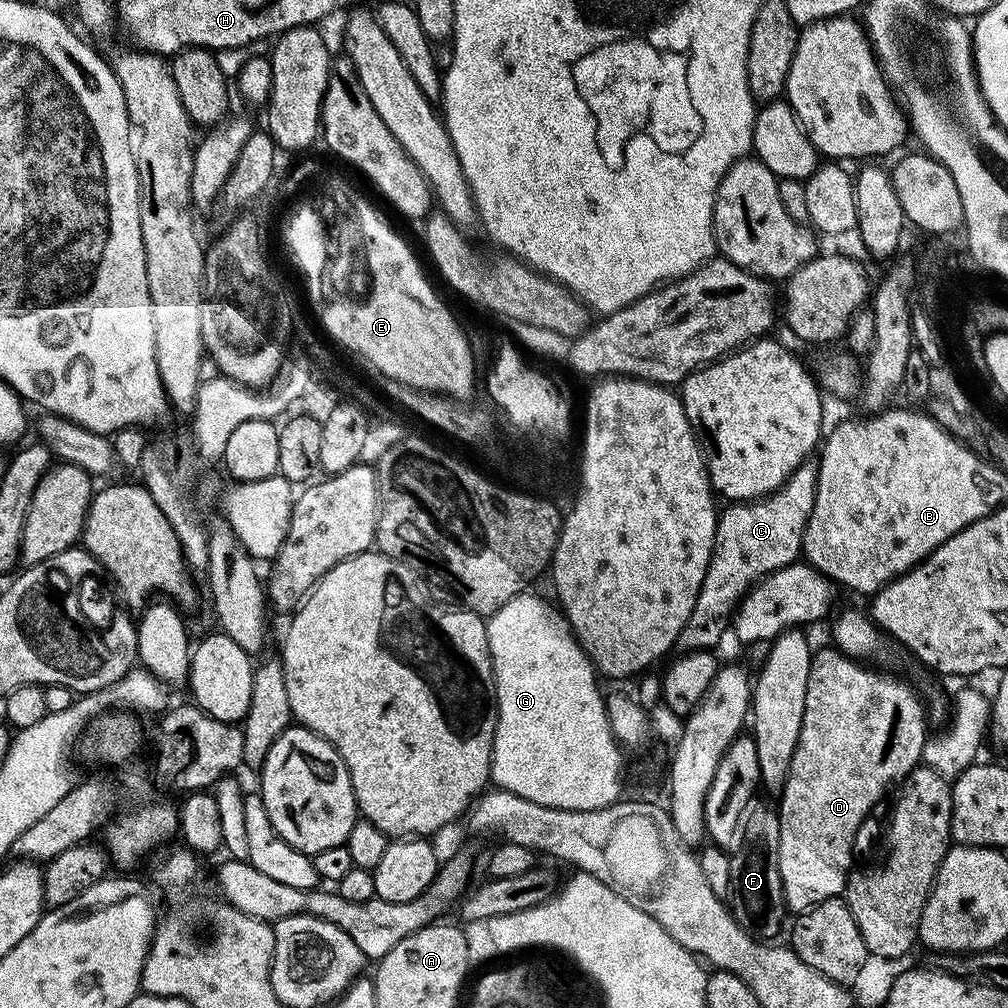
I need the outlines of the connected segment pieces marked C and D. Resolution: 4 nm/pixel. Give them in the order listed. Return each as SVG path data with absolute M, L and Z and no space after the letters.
M805 462L792 471L792 476L781 488L771 492L769 496L751 502L732 502L728 509L721 511L716 517L716 545L712 548L712 557L706 570L706 578L702 578L702 586L698 598L694 602L694 610L680 631L676 640L676 648L681 653L698 652L715 649L715 644L726 636L726 621L735 613L736 605L743 600L748 589L759 584L765 576L785 568L787 564L797 563L804 543L804 527L810 518L810 510L814 510L814 494L816 493L816 464Z
M827 646L815 653L812 657L810 678L806 682L806 710L802 714L802 734L798 734L798 750L794 750L794 762L790 762L790 774L784 783L784 791L779 793L778 811L780 813L780 841L778 842L778 870L782 874L782 890L787 911L799 914L824 900L837 899L843 893L848 882L848 873L853 871L852 847L856 844L856 835L868 816L868 811L883 798L888 792L888 787L899 785L904 777L921 763L923 744L927 730L930 727L926 719L925 701L920 701L920 696L904 680L891 676L888 672L875 672L872 666L865 666L861 661L845 656L835 647Z

